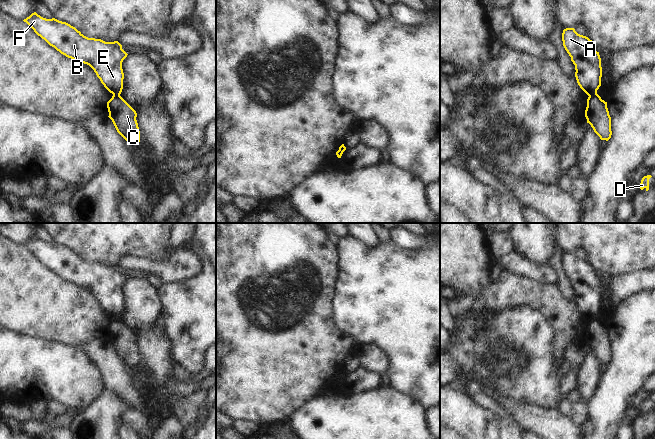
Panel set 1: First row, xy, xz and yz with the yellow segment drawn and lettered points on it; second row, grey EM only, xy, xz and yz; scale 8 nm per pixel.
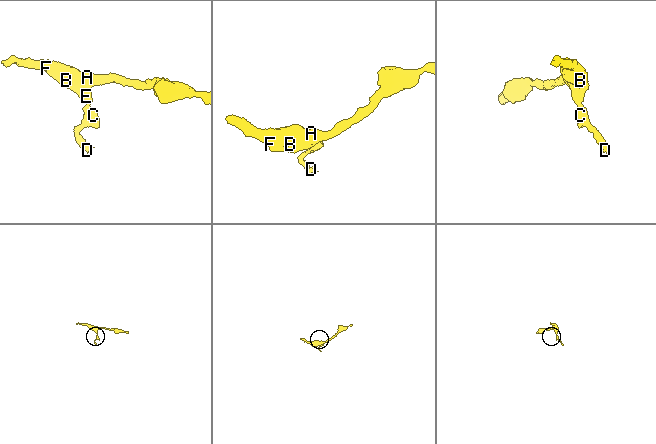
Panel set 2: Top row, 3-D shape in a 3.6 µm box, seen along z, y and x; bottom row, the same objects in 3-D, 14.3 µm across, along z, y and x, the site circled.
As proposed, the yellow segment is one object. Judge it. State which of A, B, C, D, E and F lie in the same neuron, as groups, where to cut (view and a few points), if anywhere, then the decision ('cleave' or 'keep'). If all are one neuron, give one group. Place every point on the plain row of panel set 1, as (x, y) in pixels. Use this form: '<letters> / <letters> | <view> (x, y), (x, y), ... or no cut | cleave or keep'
A B E F / C D | yz (596, 316), (589, 320) | cleave

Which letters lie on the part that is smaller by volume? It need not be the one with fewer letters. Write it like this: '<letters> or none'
C, D

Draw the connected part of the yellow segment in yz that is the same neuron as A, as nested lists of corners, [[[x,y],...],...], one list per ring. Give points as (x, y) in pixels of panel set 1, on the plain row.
[[[574,252],[562,257],[563,270],[575,289],[575,301],[580,312],[591,320],[601,310],[602,291],[599,276],[588,261],[578,258]]]

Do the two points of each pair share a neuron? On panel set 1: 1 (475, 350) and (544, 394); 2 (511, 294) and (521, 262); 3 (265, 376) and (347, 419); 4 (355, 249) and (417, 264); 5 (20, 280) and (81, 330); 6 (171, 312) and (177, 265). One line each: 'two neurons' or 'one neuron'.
1: one neuron
2: two neurons
3: two neurons
4: one neuron
5: one neuron
6: two neurons

